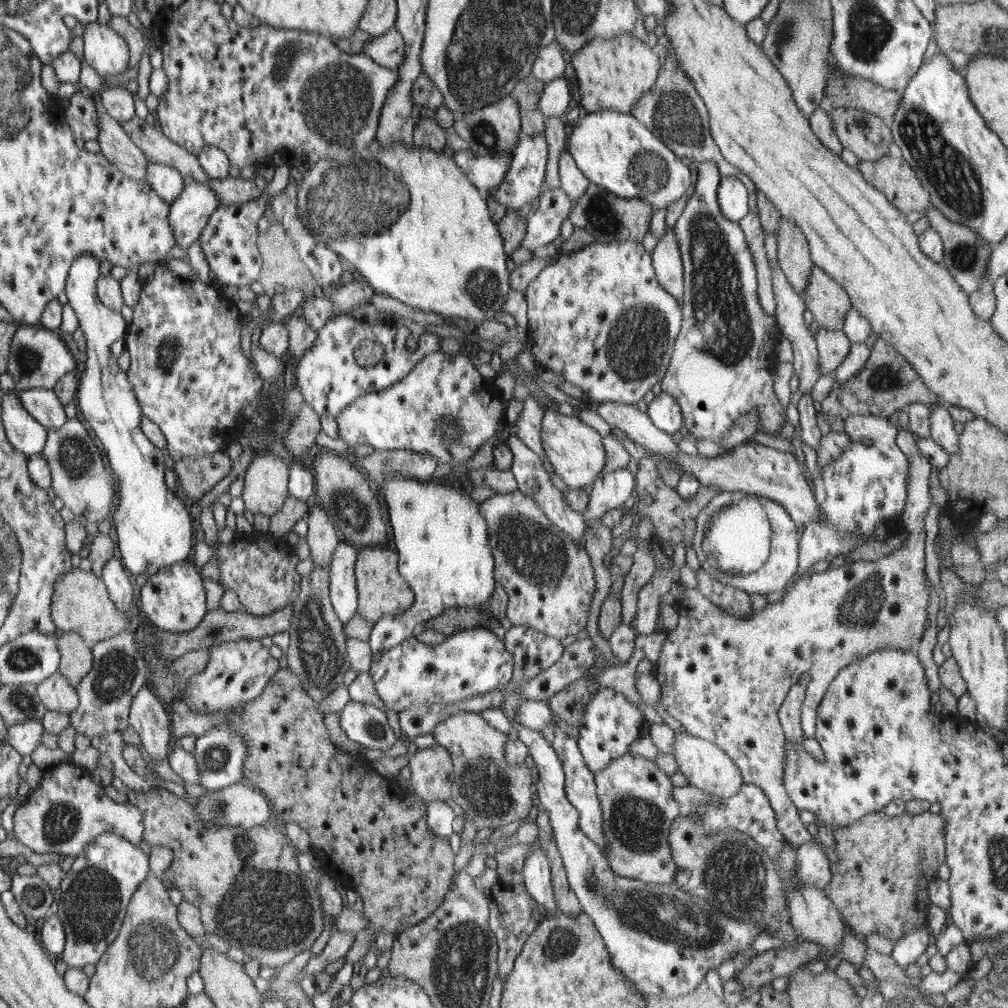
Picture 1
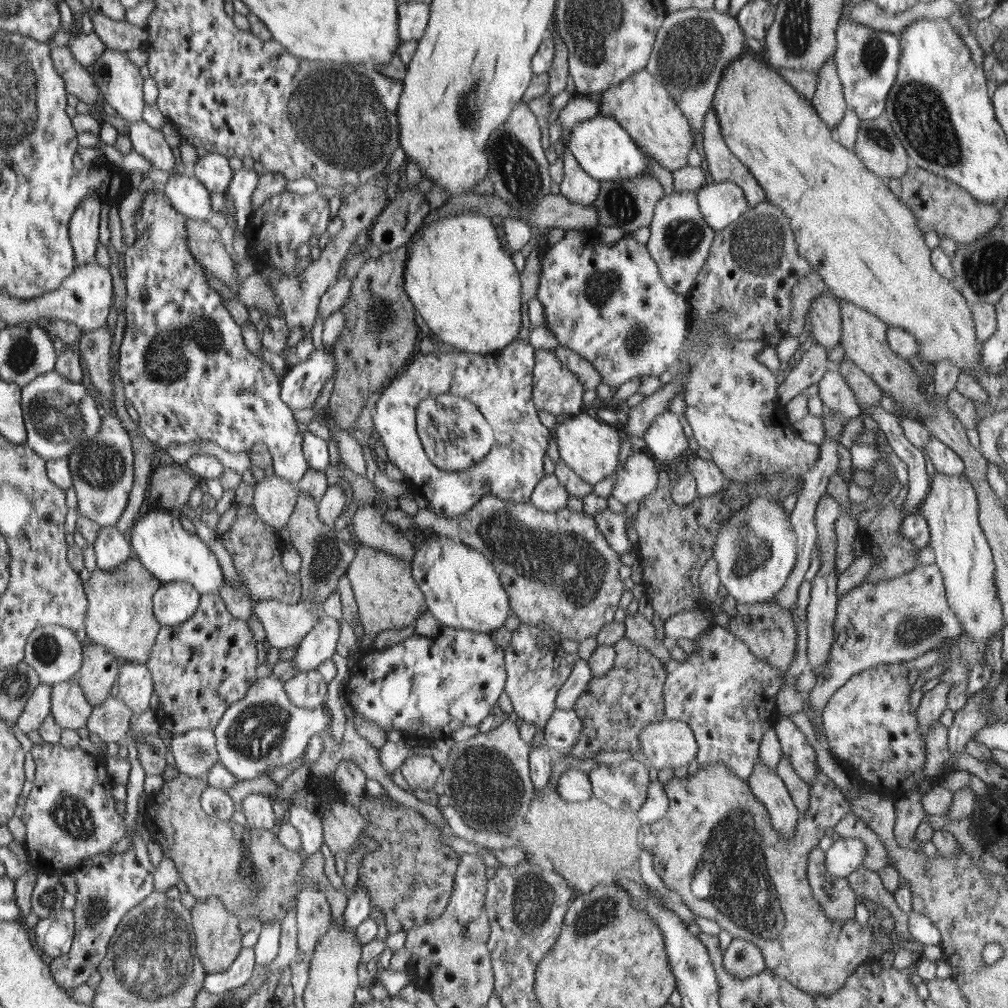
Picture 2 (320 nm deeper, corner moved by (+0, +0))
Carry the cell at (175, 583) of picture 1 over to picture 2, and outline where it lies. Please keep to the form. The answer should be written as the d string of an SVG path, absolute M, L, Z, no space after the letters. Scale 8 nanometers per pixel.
M188 581L162 583L153 596L155 615L162 626L185 623L196 614L201 595Z

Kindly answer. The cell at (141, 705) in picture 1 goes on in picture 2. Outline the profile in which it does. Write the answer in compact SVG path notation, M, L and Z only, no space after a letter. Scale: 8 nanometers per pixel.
M124 661L118 675L119 694L133 712L133 717L145 713L151 706L152 679L148 663L140 664Z

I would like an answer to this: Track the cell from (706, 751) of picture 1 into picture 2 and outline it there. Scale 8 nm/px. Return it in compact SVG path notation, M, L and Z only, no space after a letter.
M664 718L641 728L639 748L646 762L656 770L671 768L684 772L689 762L697 757L698 747L695 734L689 724Z

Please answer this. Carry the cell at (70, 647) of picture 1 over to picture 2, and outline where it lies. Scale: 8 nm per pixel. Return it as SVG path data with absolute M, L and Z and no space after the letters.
M90 642L84 647L84 656L81 670L72 679L84 689L90 704L100 706L108 698L119 675L118 662L105 647Z

